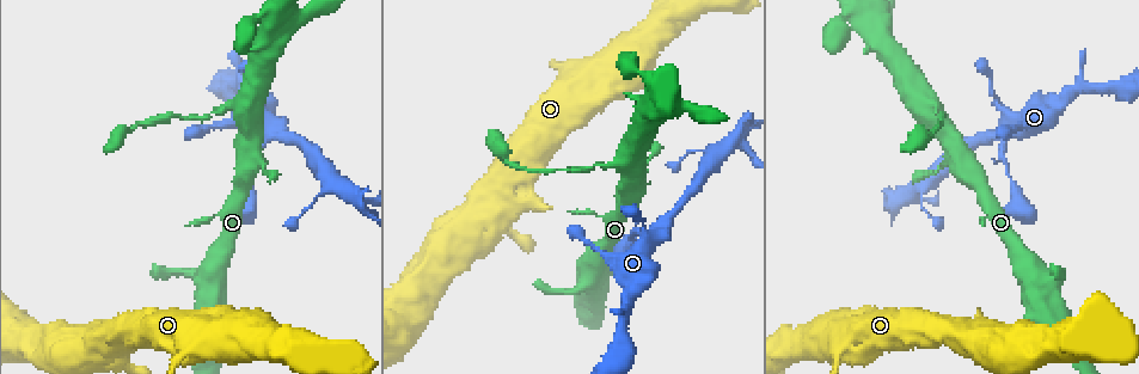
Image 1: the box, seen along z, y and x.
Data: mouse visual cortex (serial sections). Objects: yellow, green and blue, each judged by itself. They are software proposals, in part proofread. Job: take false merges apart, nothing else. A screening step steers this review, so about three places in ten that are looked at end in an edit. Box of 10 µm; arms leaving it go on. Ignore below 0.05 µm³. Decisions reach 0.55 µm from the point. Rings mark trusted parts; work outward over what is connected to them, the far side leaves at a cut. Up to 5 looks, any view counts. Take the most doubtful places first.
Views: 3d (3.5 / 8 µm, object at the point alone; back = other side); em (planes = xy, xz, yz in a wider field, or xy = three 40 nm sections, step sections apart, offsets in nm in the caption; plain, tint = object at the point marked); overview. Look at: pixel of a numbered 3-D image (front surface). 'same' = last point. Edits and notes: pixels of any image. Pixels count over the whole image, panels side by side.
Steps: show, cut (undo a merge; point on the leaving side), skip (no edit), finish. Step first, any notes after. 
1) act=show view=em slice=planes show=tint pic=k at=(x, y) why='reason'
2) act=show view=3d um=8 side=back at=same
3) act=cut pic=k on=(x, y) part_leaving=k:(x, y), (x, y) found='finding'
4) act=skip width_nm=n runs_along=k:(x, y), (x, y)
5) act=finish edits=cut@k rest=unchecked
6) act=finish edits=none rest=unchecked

act=show view=3d um=8 pic=1 at=(996, 96) why='narrows sharply'

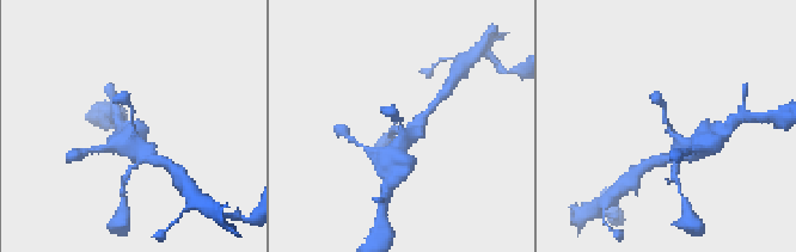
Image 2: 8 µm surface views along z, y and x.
act=show view=em slice=xy step=5 show=tint at=same

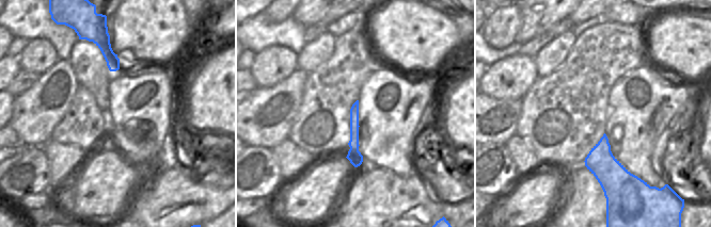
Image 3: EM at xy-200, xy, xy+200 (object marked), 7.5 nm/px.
act=skip runs_along=3:(356, 106), (354, 157), (357, 163) found='one cell here'

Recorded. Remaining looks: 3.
act=show view=3d um=3.5 pic=1 at=(351, 194) why='three arms meet'

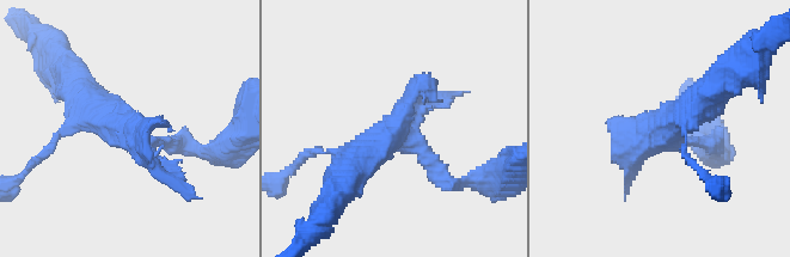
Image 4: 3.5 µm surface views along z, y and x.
act=show view=em slice=xy step=5 show=tint pic=4 at=(396, 127)

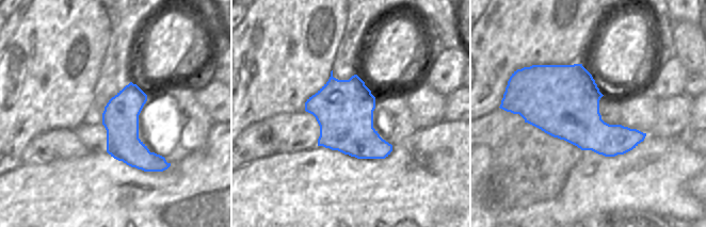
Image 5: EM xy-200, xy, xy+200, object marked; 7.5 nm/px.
act=skip runs_along=4:(345, 173), (411, 91), (434, 97) found='all the same cell'

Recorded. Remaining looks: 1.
act=finish edits=none rest=unchecked

